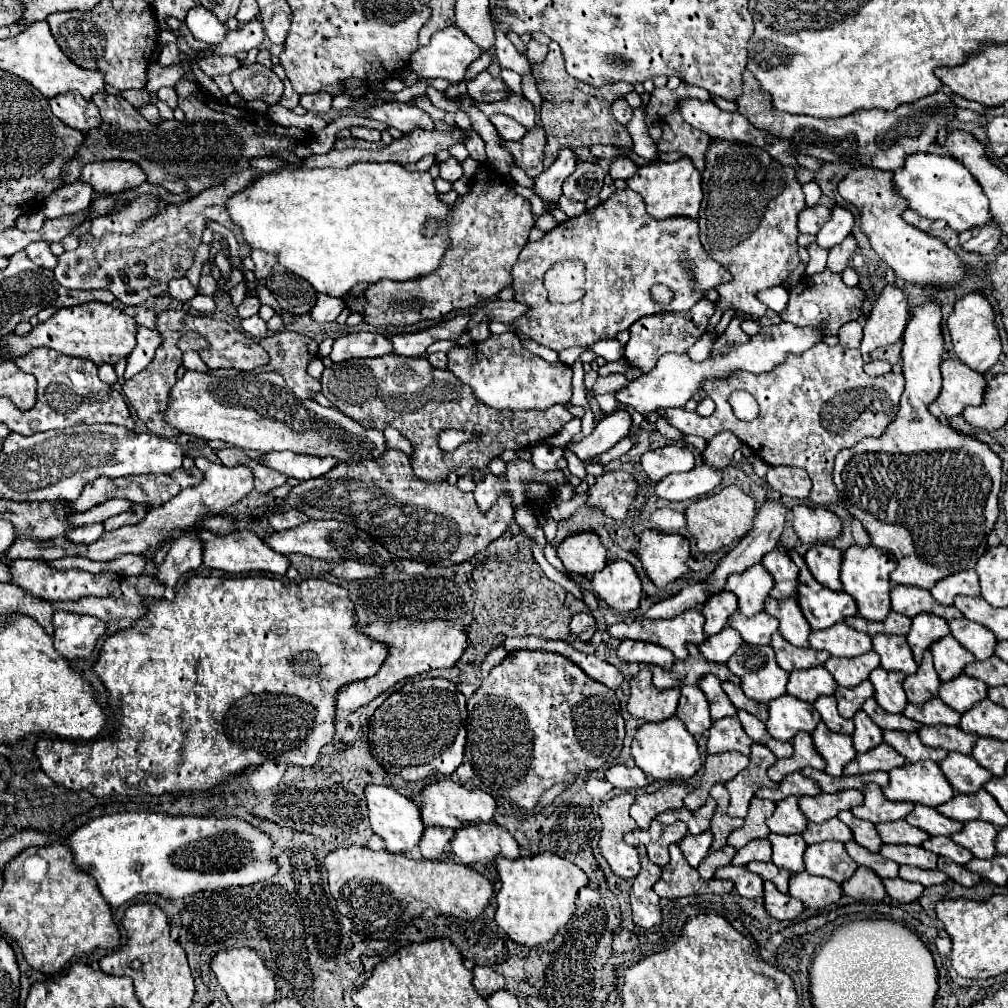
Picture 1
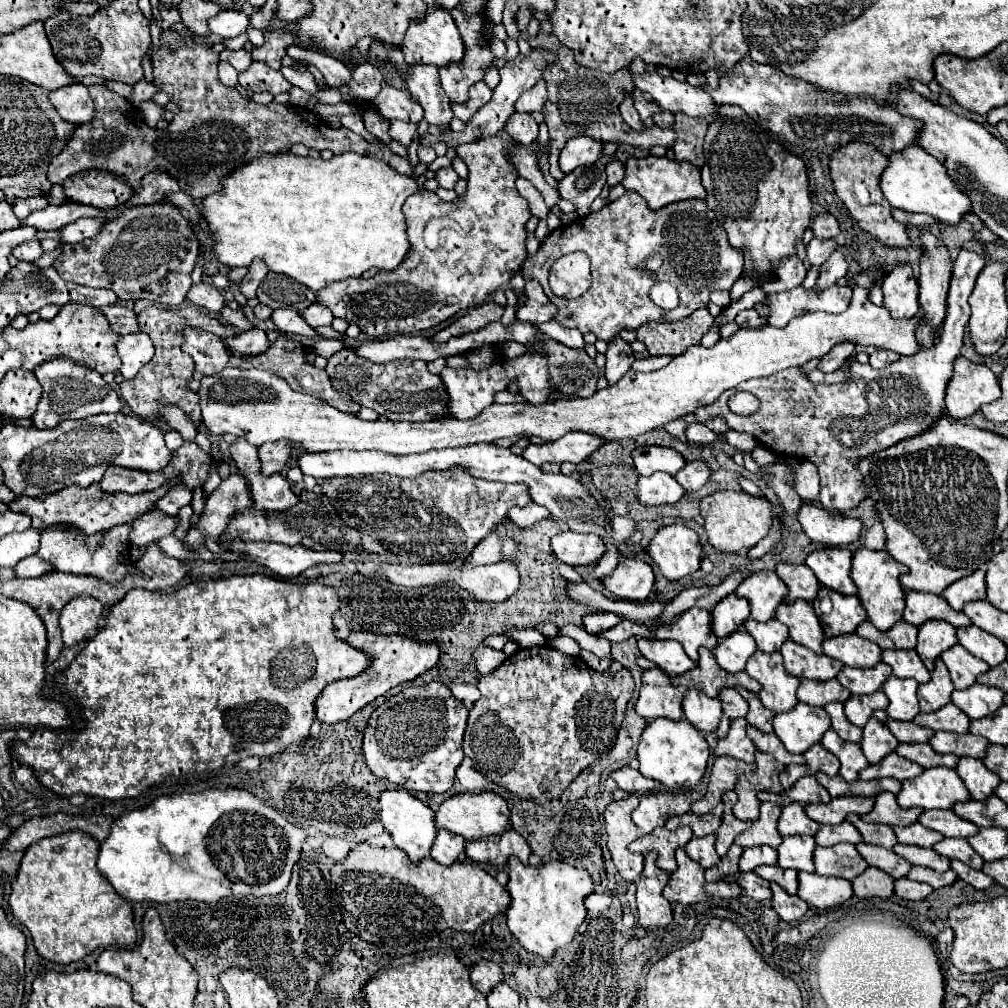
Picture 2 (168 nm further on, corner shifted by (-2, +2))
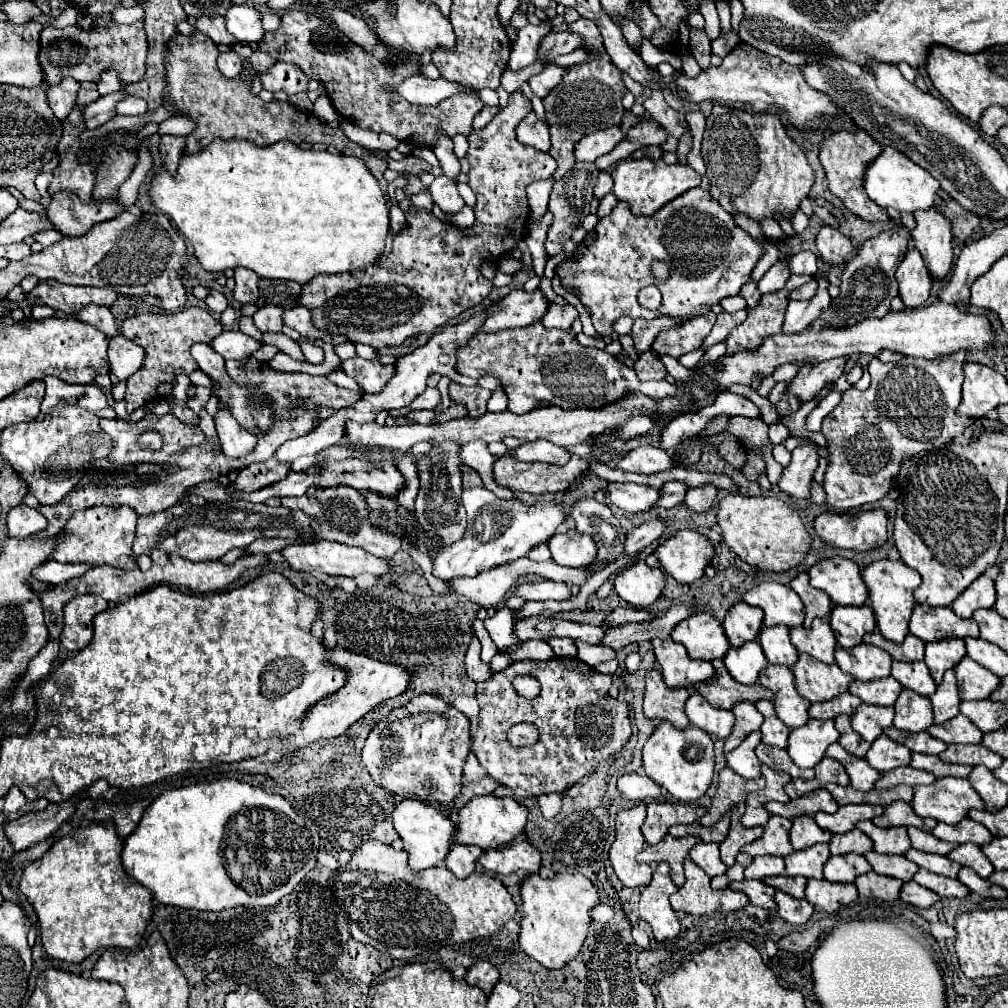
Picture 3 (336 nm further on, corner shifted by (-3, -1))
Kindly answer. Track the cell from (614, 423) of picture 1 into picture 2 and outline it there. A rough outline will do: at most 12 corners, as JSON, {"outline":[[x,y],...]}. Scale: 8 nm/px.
{"outline":[[585,432],[527,444],[521,456],[545,462],[579,464],[603,442]]}

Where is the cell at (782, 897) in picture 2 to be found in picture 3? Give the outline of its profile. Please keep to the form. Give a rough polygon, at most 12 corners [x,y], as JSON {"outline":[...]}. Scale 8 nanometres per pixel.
{"outline":[[776,891],[778,915],[790,925],[804,925],[814,907]]}

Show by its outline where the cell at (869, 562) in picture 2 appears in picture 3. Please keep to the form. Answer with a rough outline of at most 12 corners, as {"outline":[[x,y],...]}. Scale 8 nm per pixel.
{"outline":[[878,559],[862,569],[878,631],[908,635],[920,573]]}

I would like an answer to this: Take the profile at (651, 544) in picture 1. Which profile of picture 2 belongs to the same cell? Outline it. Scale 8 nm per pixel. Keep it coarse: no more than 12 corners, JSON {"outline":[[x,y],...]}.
{"outline":[[683,524],[663,526],[647,552],[669,580],[697,572],[703,546]]}

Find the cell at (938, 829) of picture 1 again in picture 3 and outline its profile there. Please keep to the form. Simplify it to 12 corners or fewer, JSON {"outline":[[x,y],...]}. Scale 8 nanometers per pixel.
{"outline":[[972,821],[938,823],[934,837],[952,843],[984,845],[990,831]]}

